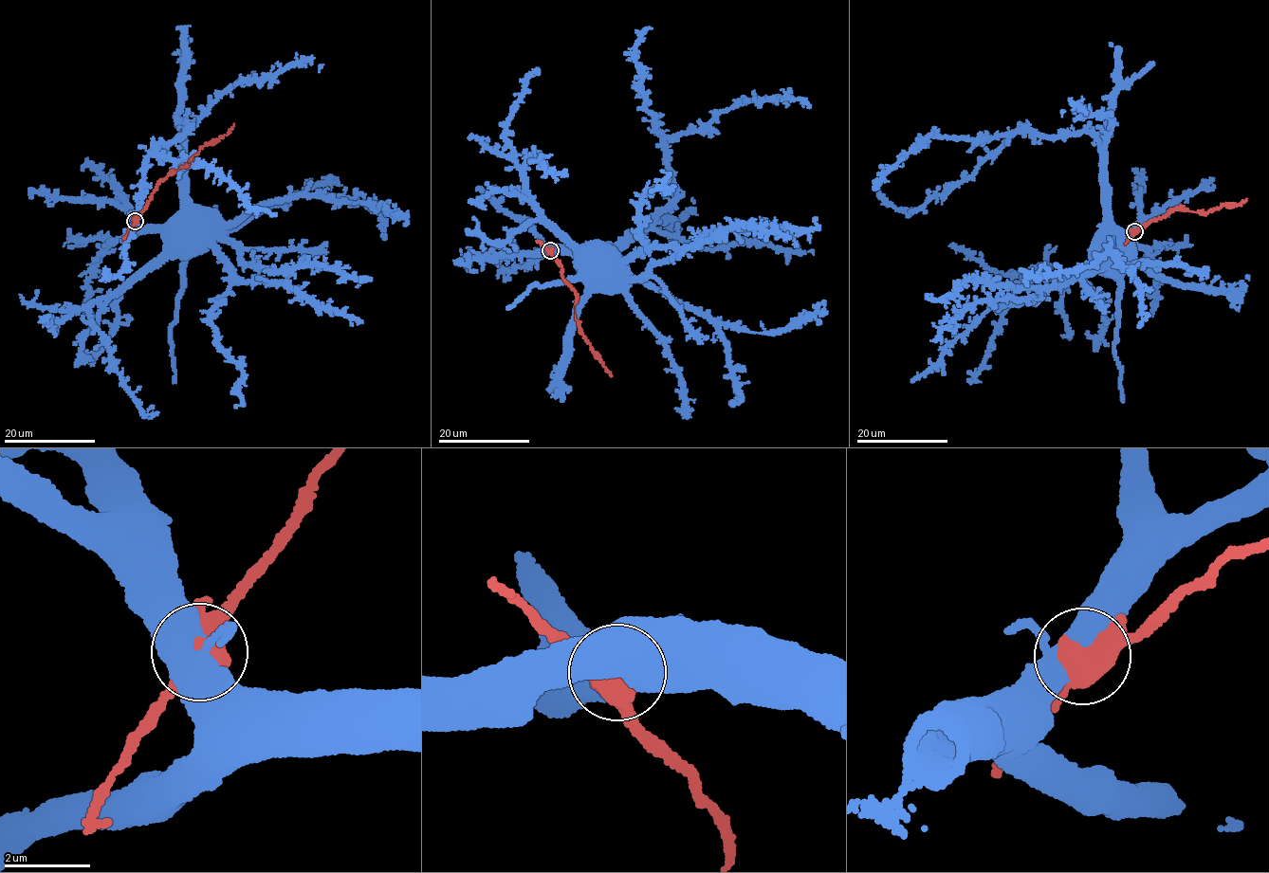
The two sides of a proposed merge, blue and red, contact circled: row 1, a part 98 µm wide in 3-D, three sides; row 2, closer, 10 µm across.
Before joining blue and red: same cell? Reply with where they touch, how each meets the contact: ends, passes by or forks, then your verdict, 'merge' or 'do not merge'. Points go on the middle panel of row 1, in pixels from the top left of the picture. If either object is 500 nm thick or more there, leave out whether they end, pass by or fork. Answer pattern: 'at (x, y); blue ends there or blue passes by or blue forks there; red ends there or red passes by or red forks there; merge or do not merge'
at (550, 250); do not merge

